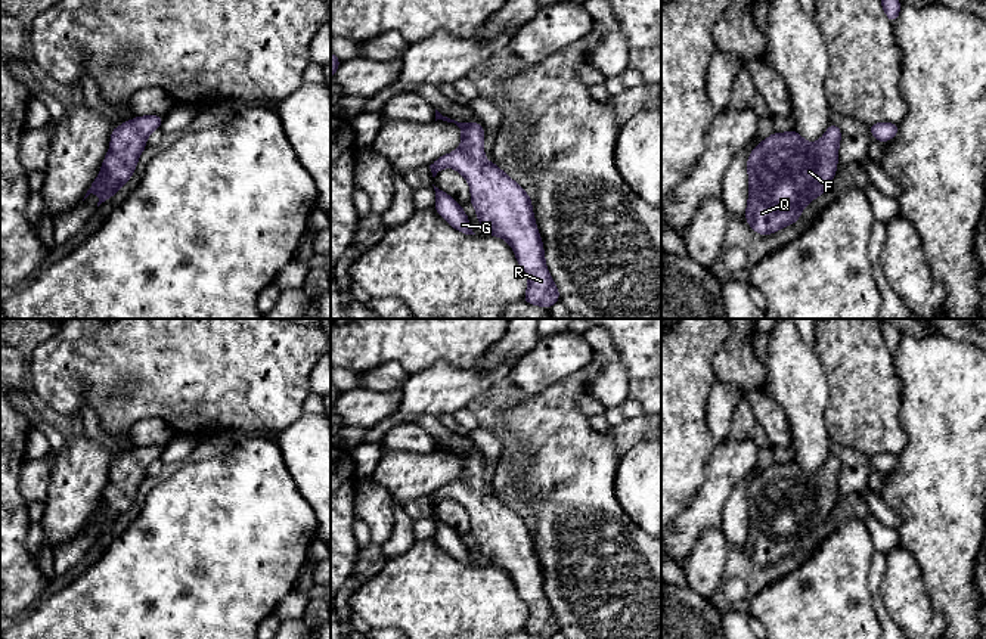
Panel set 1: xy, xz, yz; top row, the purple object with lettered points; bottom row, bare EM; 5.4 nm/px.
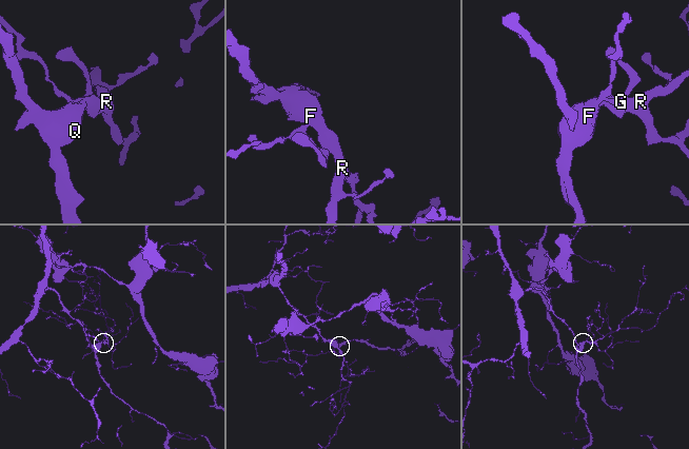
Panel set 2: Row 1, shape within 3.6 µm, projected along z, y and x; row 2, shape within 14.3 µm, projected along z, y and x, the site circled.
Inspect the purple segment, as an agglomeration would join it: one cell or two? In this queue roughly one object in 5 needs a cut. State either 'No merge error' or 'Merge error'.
No merge error

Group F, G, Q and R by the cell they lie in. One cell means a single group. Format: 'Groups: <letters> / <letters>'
Groups: F G Q R

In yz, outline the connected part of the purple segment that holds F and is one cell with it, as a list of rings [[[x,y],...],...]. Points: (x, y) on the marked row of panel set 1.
[[[830,122],[827,133],[815,143],[807,143],[796,130],[772,133],[757,143],[747,161],[748,204],[745,220],[759,235],[770,235],[794,224],[801,210],[830,187],[838,161],[841,130]]]

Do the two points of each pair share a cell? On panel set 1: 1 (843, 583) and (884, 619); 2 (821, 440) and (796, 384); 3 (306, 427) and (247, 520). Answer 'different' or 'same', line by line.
1: different
2: same
3: different

